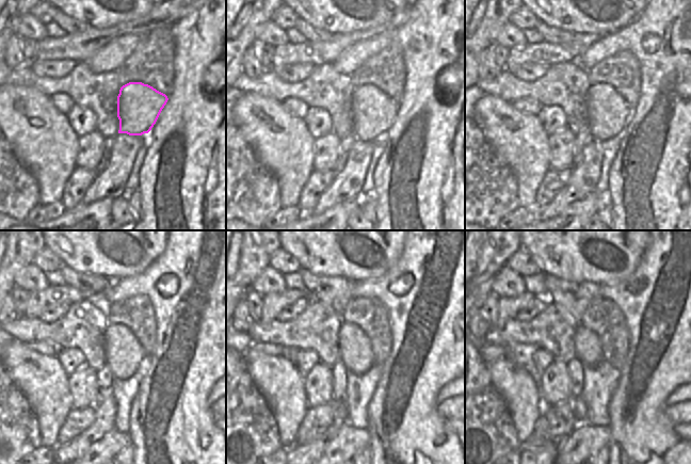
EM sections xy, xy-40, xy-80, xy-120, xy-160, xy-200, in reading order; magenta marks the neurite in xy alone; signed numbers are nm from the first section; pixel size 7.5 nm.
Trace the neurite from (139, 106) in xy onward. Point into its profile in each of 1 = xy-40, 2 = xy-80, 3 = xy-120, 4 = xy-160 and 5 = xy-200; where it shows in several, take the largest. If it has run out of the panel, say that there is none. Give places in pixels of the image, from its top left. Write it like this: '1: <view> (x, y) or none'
1: xy-40 (373, 112)
2: xy-80 (608, 113)
3: xy-120 (123, 352)
4: xy-160 (355, 352)
5: xy-200 (587, 345)

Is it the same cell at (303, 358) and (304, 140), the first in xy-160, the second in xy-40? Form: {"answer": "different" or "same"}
{"answer": "different"}

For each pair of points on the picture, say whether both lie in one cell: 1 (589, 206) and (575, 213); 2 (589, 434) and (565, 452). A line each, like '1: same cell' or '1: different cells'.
1: same cell
2: same cell

